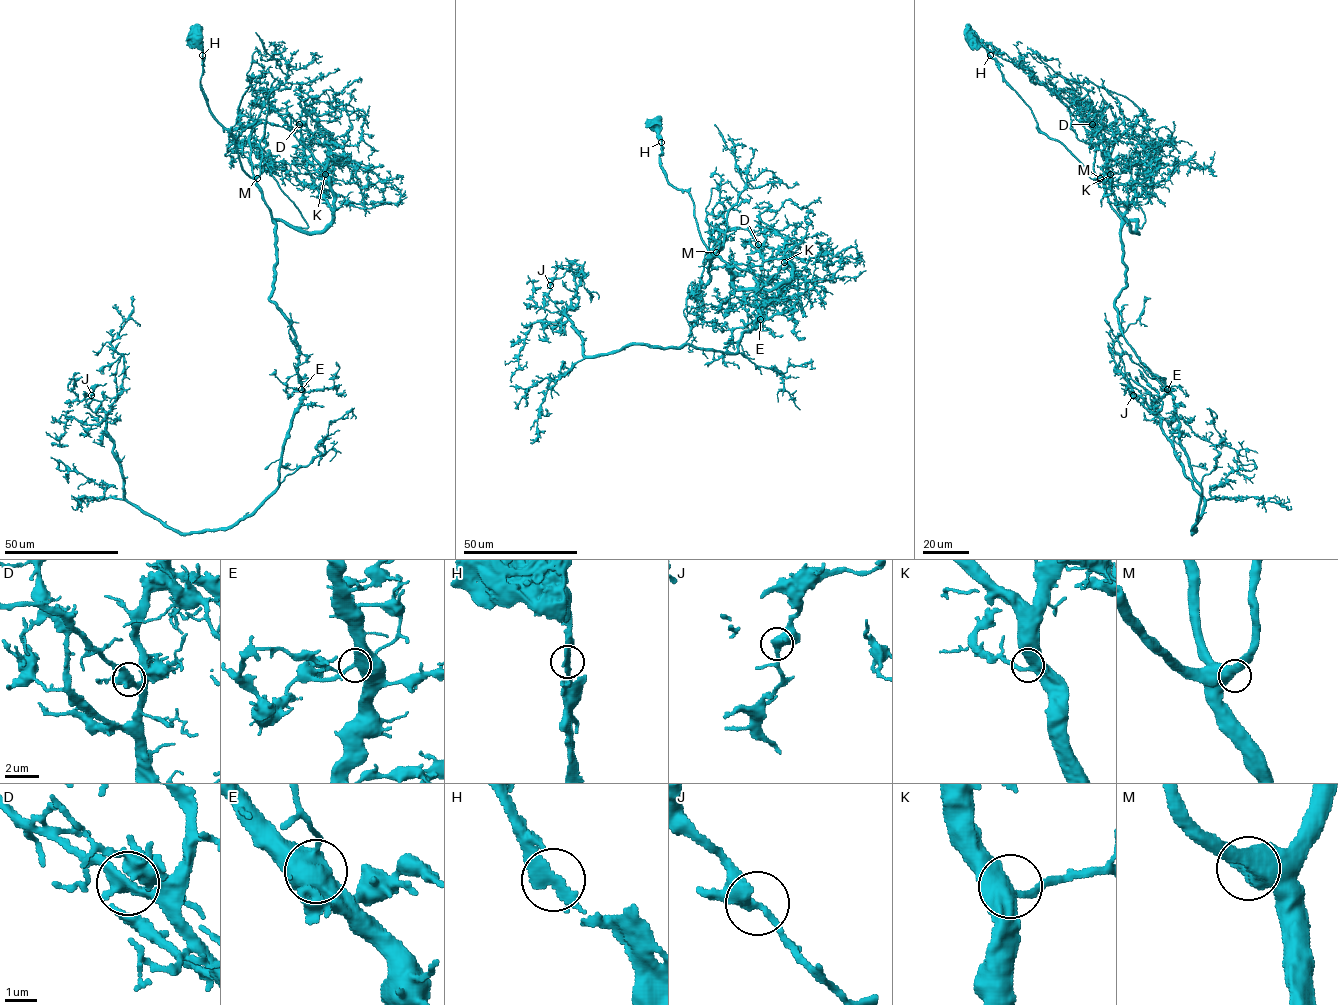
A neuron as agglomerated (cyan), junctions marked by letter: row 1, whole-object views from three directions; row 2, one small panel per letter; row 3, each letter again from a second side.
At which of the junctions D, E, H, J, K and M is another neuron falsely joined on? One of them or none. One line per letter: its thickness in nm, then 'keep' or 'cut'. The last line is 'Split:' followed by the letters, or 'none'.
D: calibre 440 nm; keep
E: calibre 480 nm; keep
H: calibre 280 nm; keep
J: calibre 400 nm; keep
K: calibre 480 nm; keep
M: calibre 480 nm; keep
Split: none

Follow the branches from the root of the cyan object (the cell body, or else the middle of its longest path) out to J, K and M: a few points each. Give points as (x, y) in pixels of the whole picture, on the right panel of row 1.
J: (971, 37), (1120, 219), (1119, 329), (1172, 396), (1201, 488), (1193, 532), (1202, 496), (1133, 395)
K: (971, 37), (995, 60), (1037, 128), (1102, 180), (1113, 209), (1137, 219), (1137, 232), (1118, 208), (1110, 174)
M: (971, 37), (995, 60), (1003, 79), (1029, 108), (1037, 128), (1059, 140), (1100, 178)

